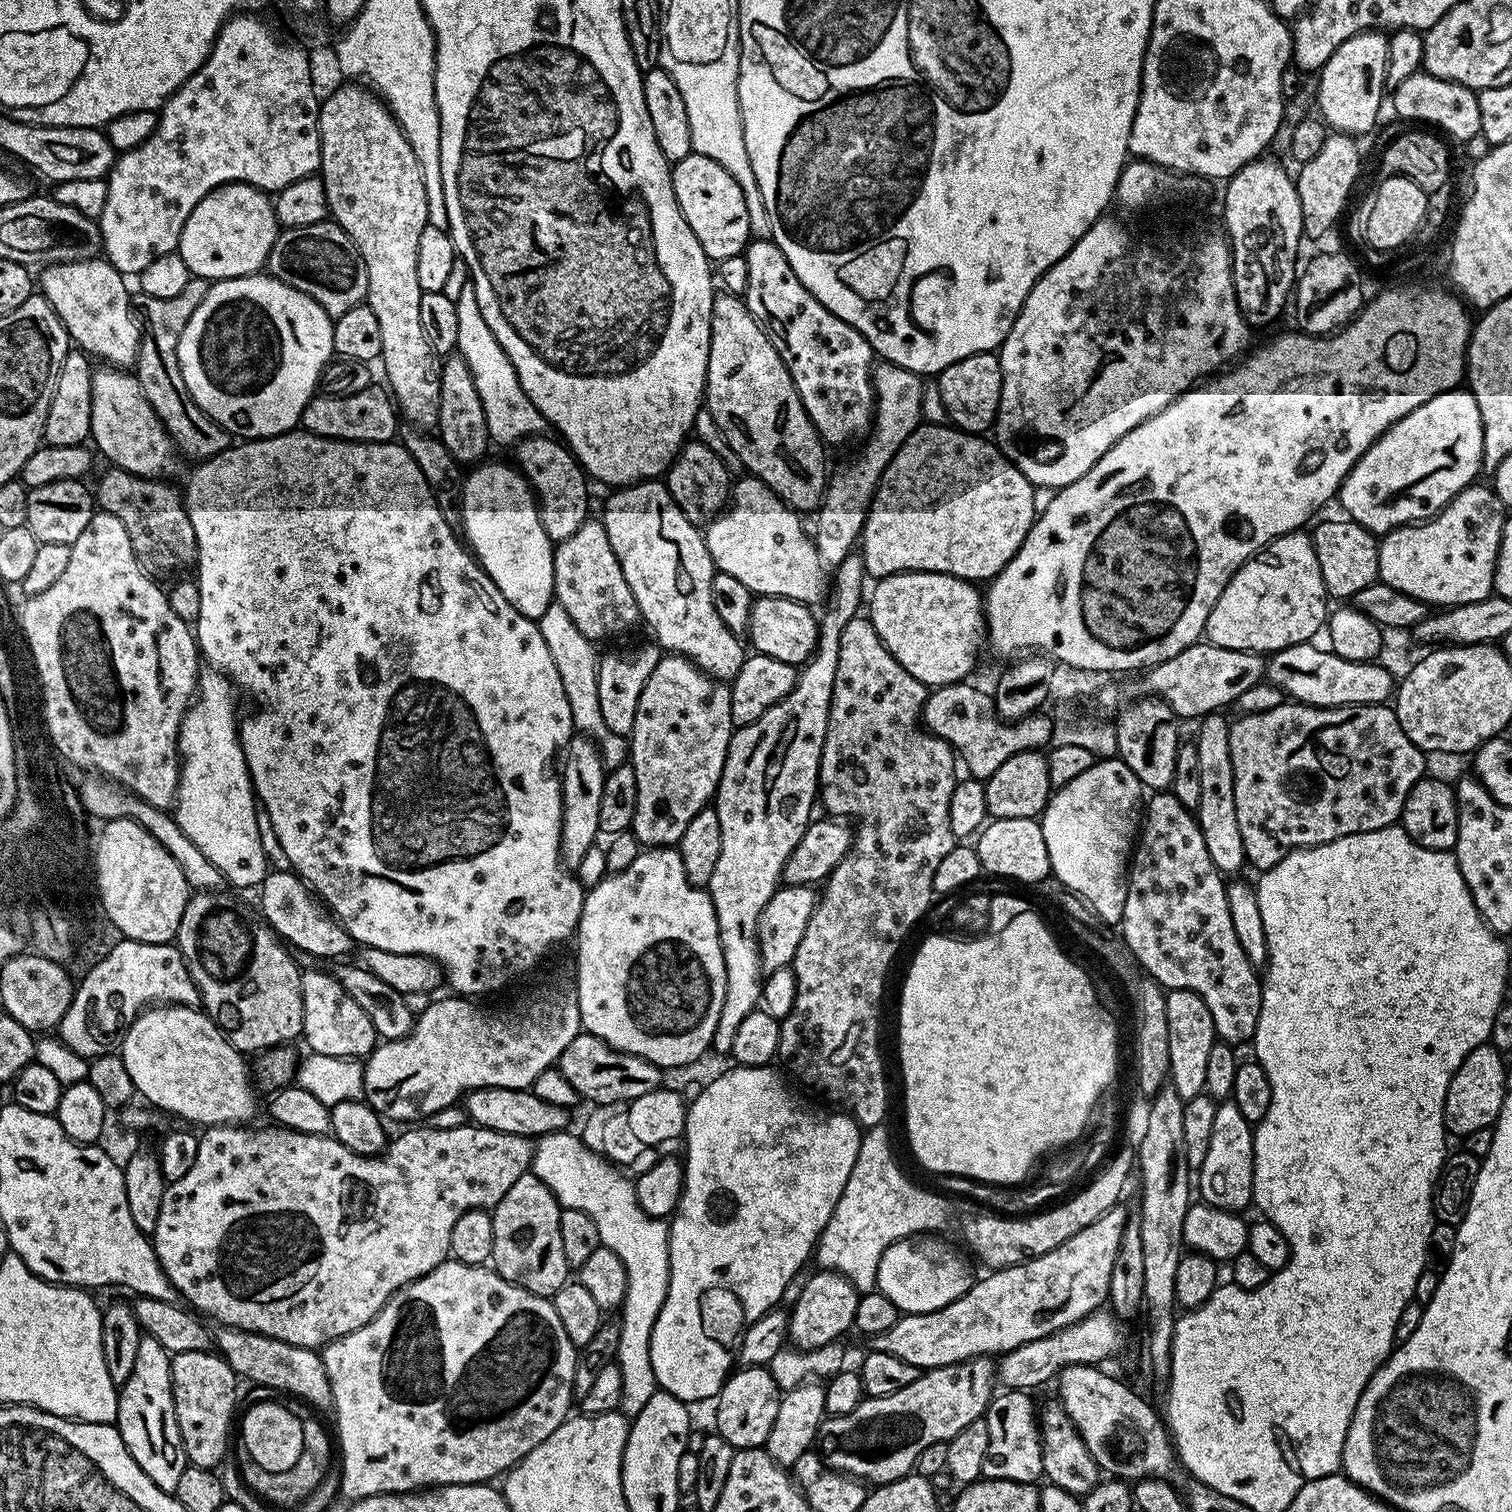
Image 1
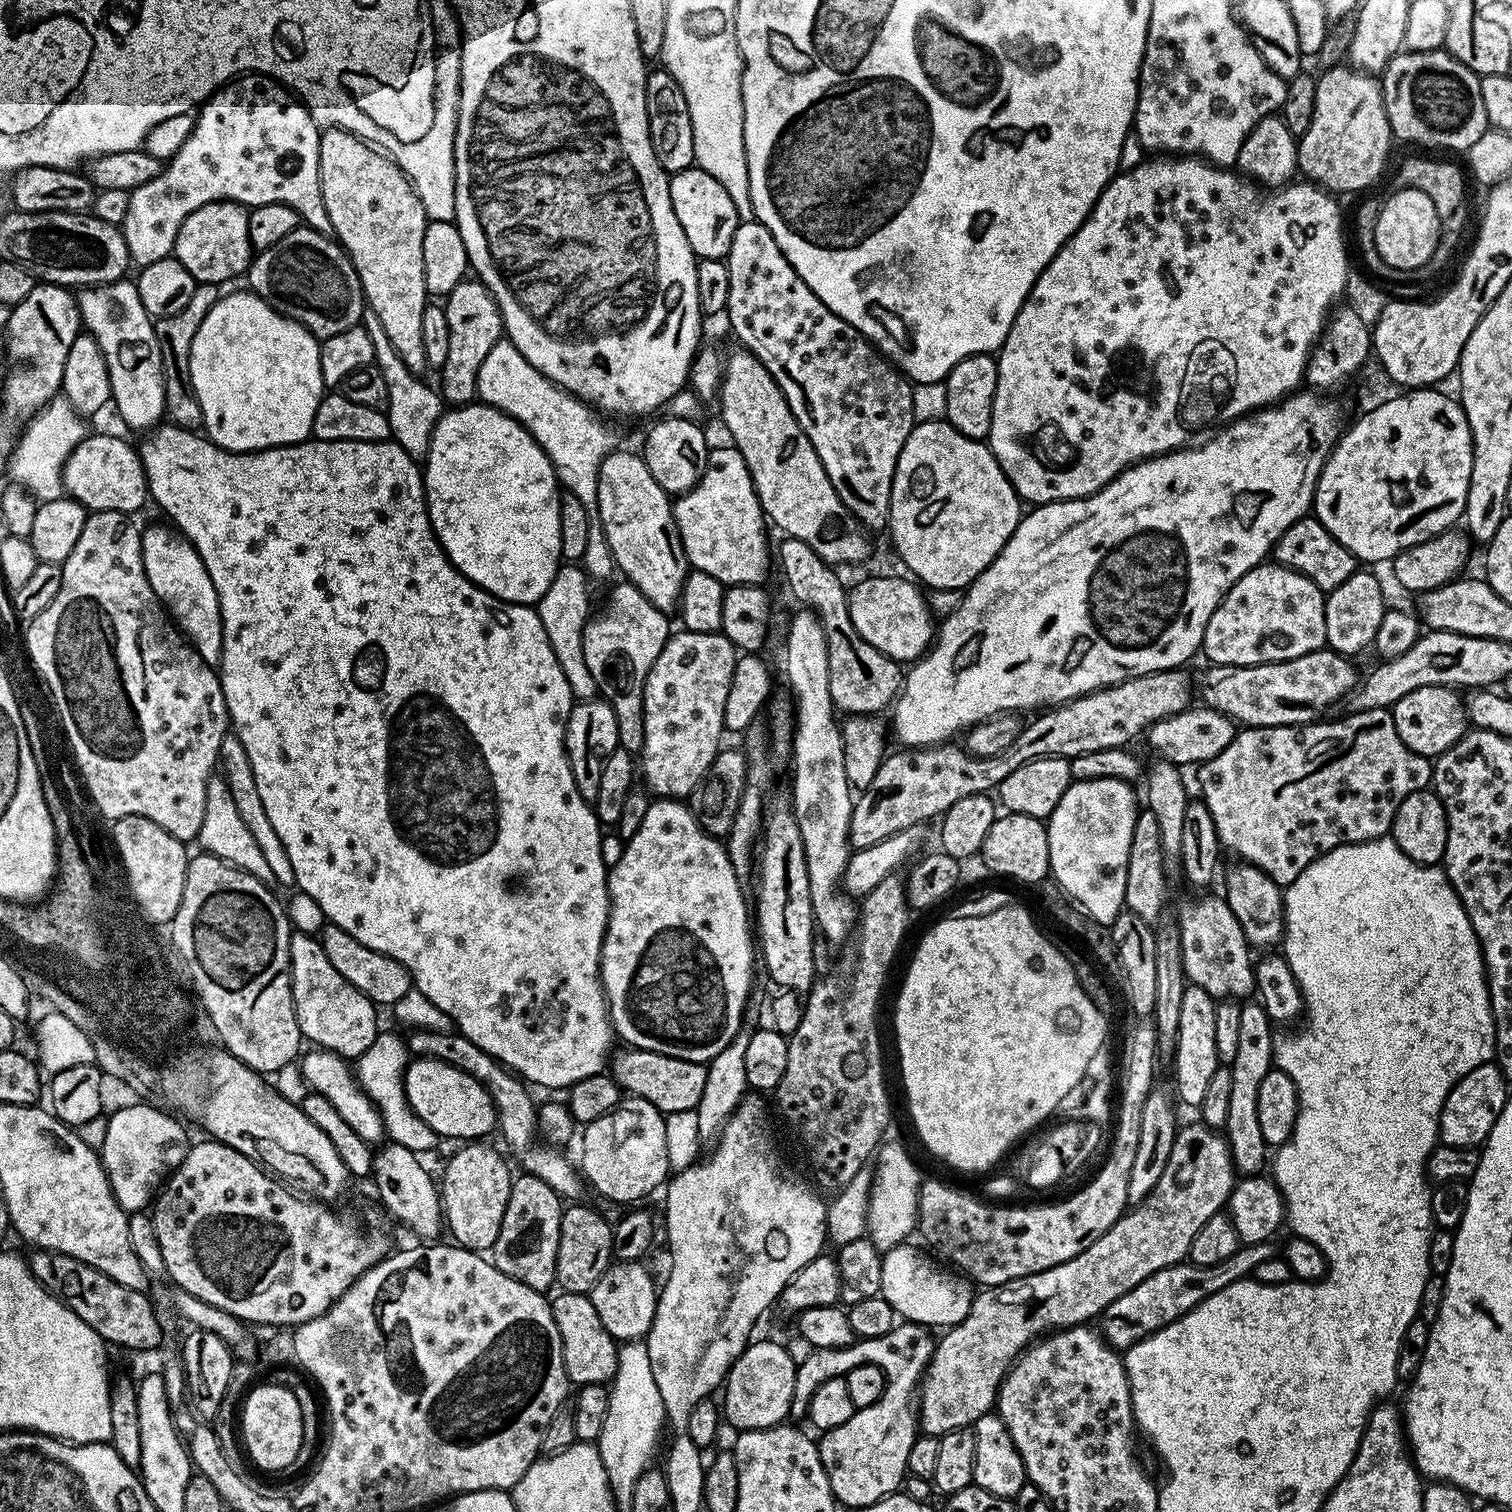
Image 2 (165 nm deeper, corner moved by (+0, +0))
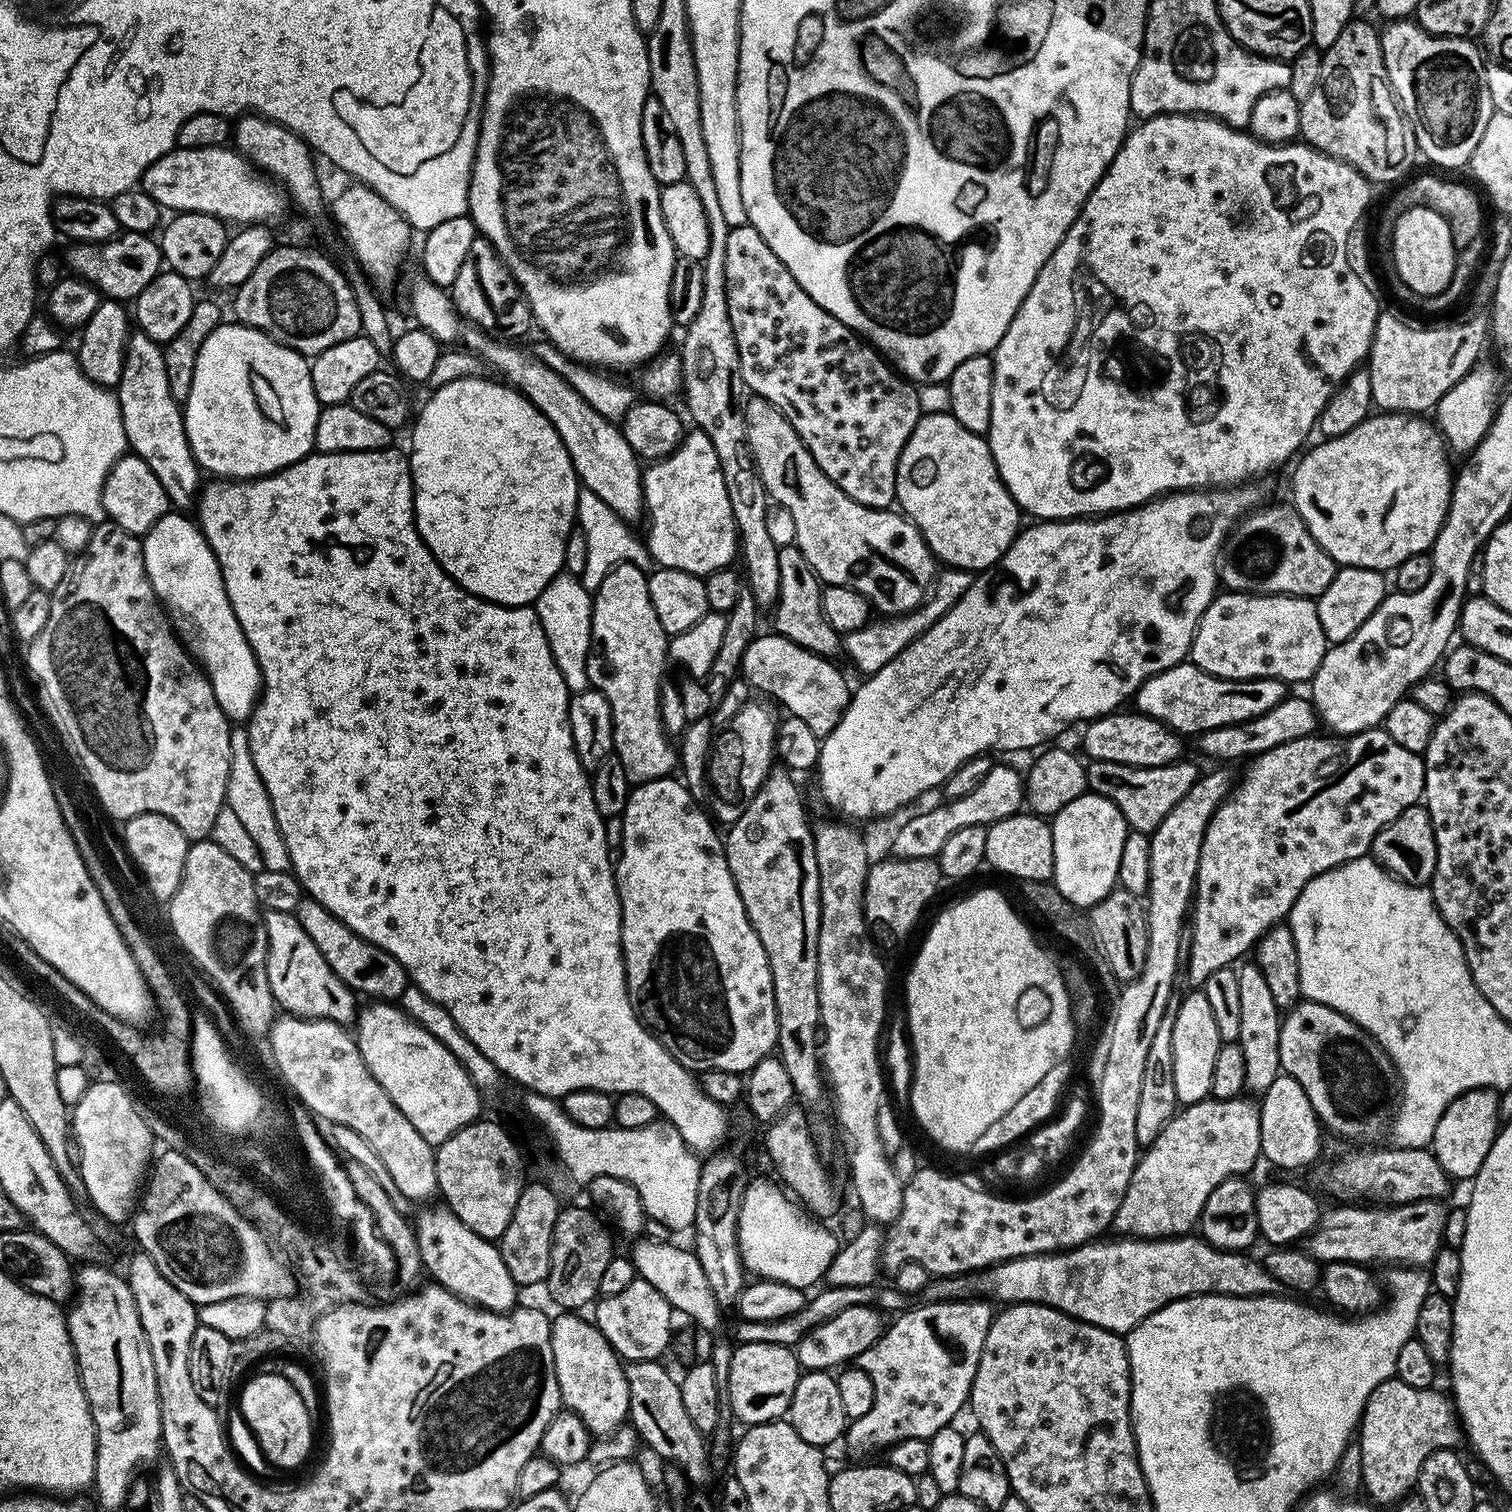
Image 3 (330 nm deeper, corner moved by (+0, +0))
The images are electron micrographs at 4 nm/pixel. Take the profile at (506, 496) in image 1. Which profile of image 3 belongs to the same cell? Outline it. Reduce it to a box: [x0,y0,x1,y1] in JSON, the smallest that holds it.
[410,375,582,608]

